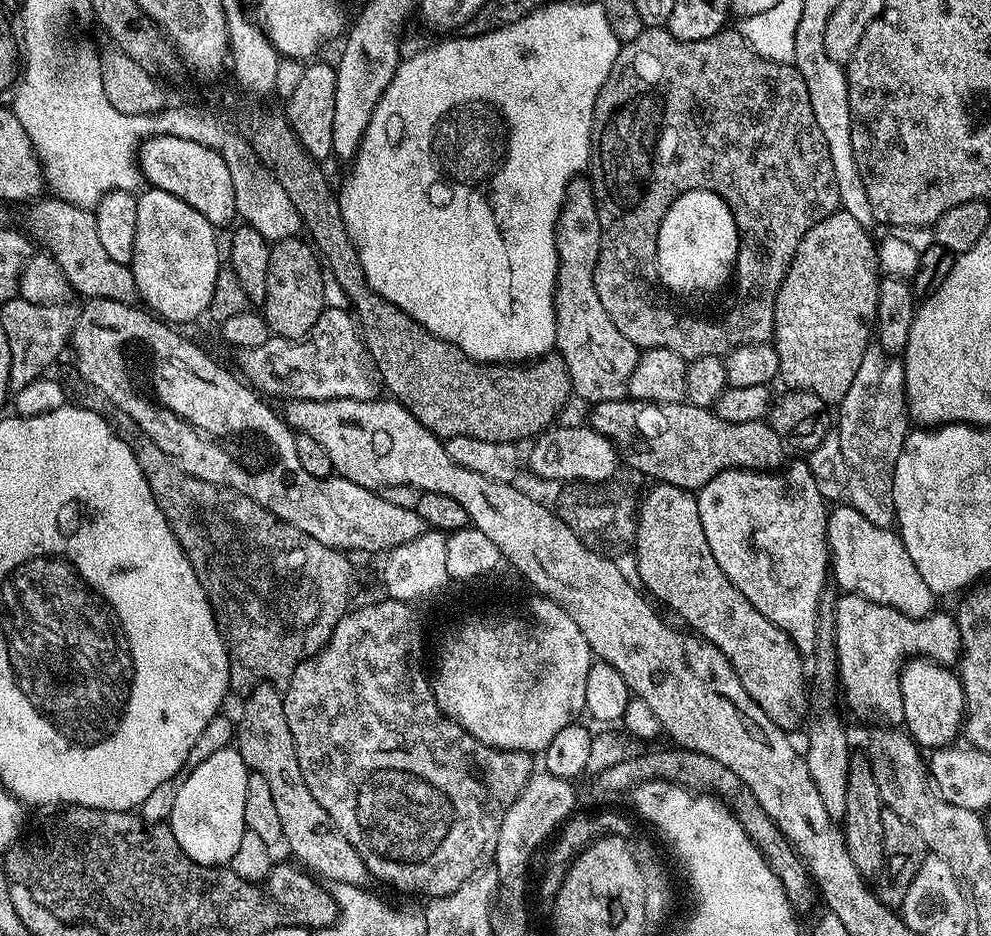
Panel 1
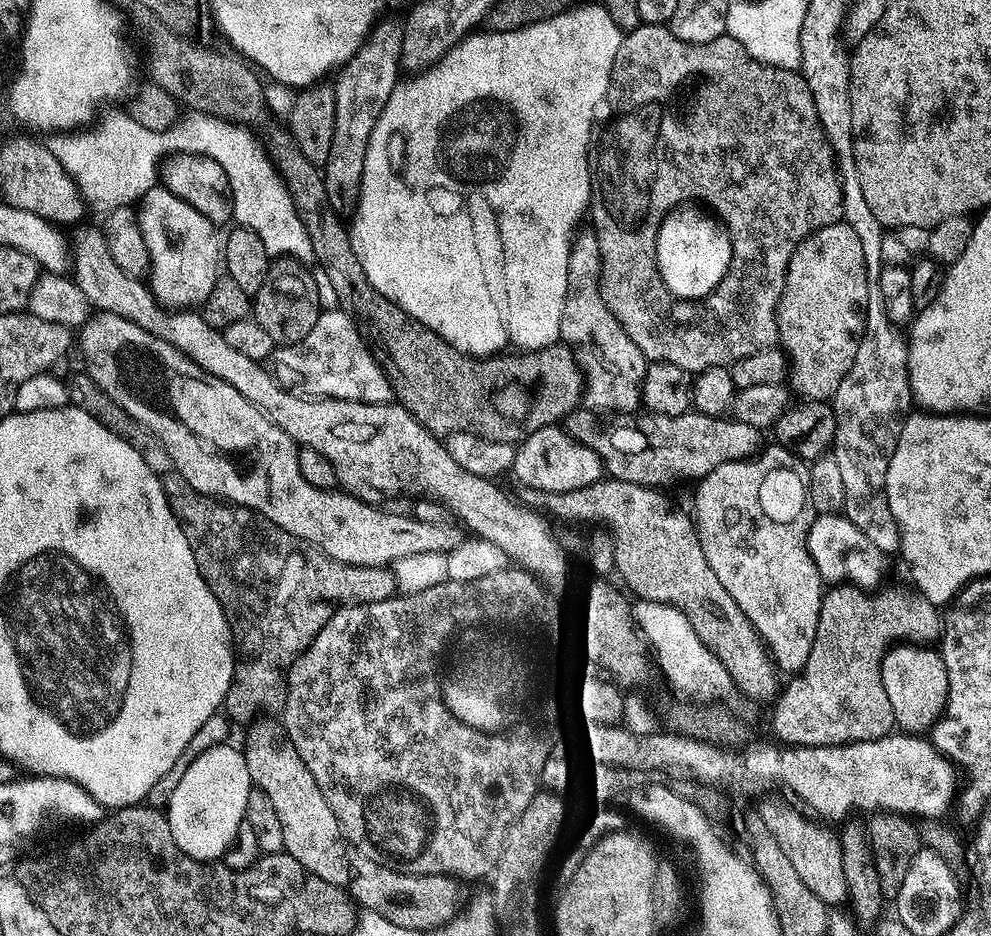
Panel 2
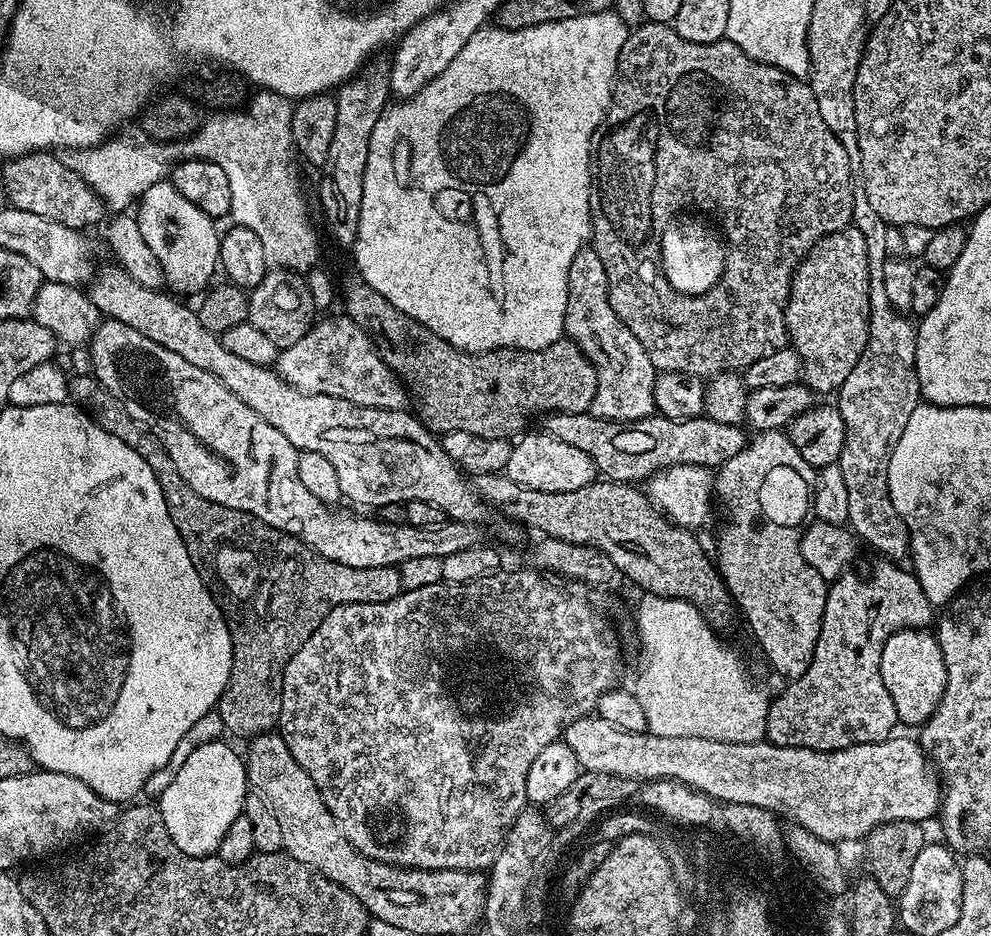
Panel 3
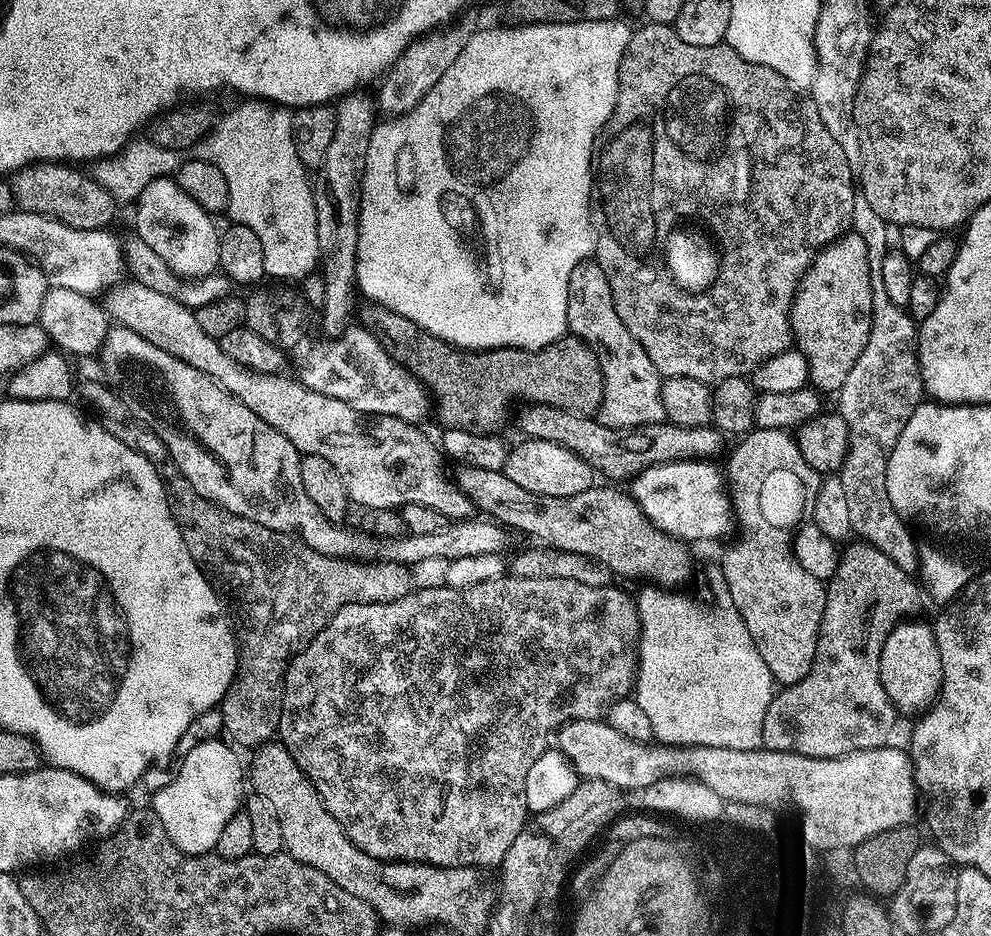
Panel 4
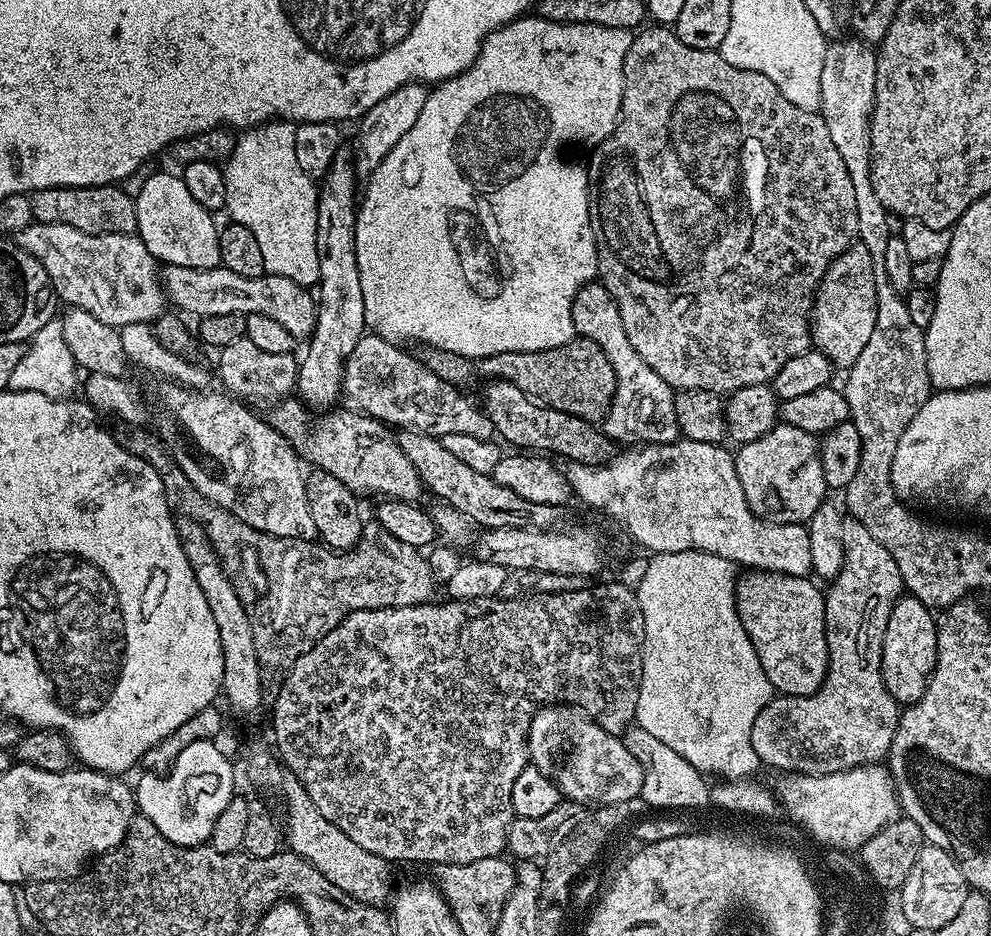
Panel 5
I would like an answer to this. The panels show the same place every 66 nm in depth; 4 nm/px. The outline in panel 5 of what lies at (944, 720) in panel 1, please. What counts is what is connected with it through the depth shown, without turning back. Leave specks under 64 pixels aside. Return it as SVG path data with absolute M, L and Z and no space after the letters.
M901 595L890 614L890 622L886 622L886 634L880 651L880 676L897 704L913 704L926 692L936 665L937 646L936 616L933 609L926 607L917 596Z

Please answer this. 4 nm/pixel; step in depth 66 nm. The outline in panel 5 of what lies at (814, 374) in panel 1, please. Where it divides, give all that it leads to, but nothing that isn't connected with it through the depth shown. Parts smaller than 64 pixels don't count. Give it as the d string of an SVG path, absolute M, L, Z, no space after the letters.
M853 242L825 270L819 286L816 287L810 313L812 348L825 356L832 363L833 369L850 369L854 362L858 362L866 342L870 342L874 318L878 318L874 258L870 258L870 250L866 250L866 246Z

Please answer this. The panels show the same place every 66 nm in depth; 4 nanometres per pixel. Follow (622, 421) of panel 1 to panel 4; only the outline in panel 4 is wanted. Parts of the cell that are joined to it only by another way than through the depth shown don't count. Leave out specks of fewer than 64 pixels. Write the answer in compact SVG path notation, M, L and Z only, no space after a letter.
M525 403L524 408L516 416L516 424L524 431L523 435L530 440L541 440L542 442L554 442L566 450L570 450L582 458L591 466L593 473L610 476L614 480L631 478L644 468L655 464L665 464L669 460L683 460L691 458L716 458L723 446L725 437L719 428L709 426L707 428L680 428L677 424L665 422L662 424L651 424L645 428L633 428L627 434L622 428L607 428L600 424L599 419L582 414L574 414L566 410L558 410L558 406L549 404Z

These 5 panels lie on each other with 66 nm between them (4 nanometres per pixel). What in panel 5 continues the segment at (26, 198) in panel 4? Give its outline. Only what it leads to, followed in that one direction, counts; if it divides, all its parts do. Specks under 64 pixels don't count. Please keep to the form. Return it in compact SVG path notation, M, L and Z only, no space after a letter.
M103 184L97 188L47 188L30 196L30 216L37 224L74 226L86 234L136 232L136 202L123 187Z

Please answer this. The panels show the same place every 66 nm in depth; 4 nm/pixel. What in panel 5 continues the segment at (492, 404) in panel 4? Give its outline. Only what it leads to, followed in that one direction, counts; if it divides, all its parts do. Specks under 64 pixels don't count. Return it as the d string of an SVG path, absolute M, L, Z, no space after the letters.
M576 336L570 342L554 346L550 350L503 352L482 356L475 364L462 354L454 354L441 348L425 347L423 351L424 365L446 382L464 386L472 376L472 368L477 368L484 378L509 380L527 396L539 398L547 408L562 410L574 418L582 418L595 425L599 425L606 418L616 389L614 370L611 369L606 354L602 354L597 344L590 342L590 338L585 336Z

